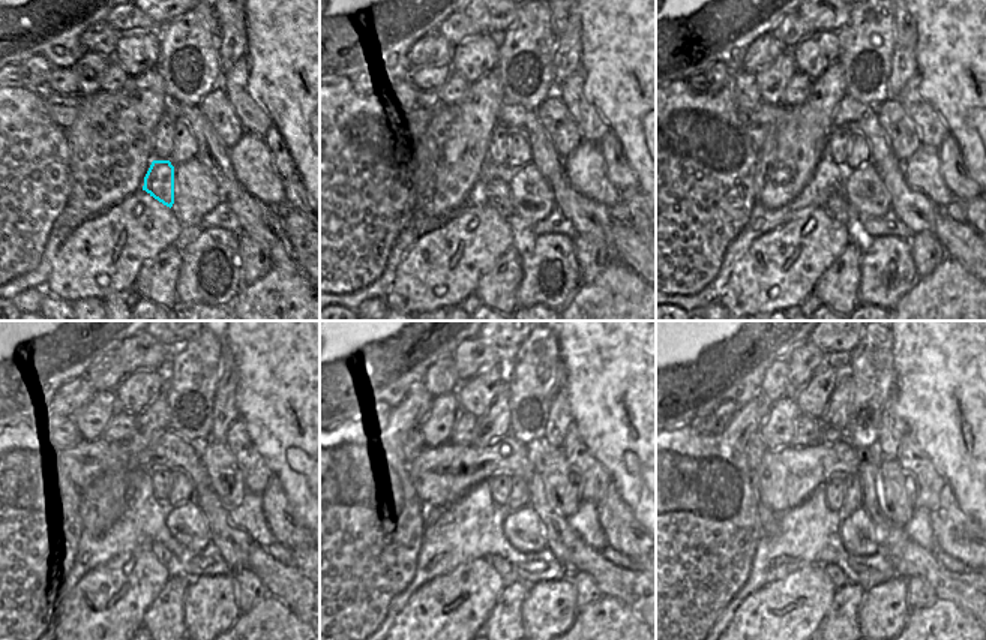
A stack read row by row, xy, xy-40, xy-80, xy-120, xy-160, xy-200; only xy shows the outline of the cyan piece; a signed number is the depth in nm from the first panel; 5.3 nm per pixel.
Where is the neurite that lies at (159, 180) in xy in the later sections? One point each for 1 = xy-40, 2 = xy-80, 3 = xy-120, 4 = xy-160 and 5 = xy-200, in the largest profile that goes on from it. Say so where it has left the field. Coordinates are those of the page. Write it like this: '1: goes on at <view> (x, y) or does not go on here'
1: goes on at xy-40 (497, 192)
2: goes on at xy-80 (836, 204)
3: goes on at xy-120 (165, 556)
4: goes on at xy-160 (505, 568)
5: goes on at xy-200 (835, 574)

